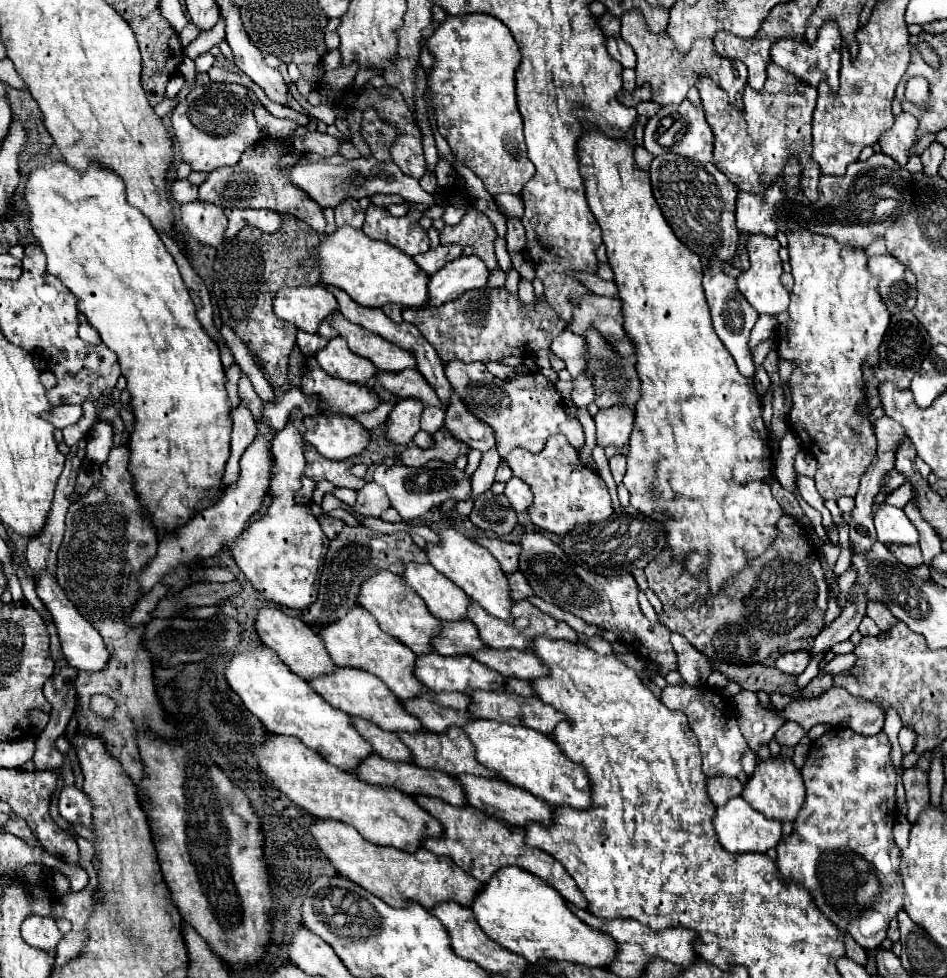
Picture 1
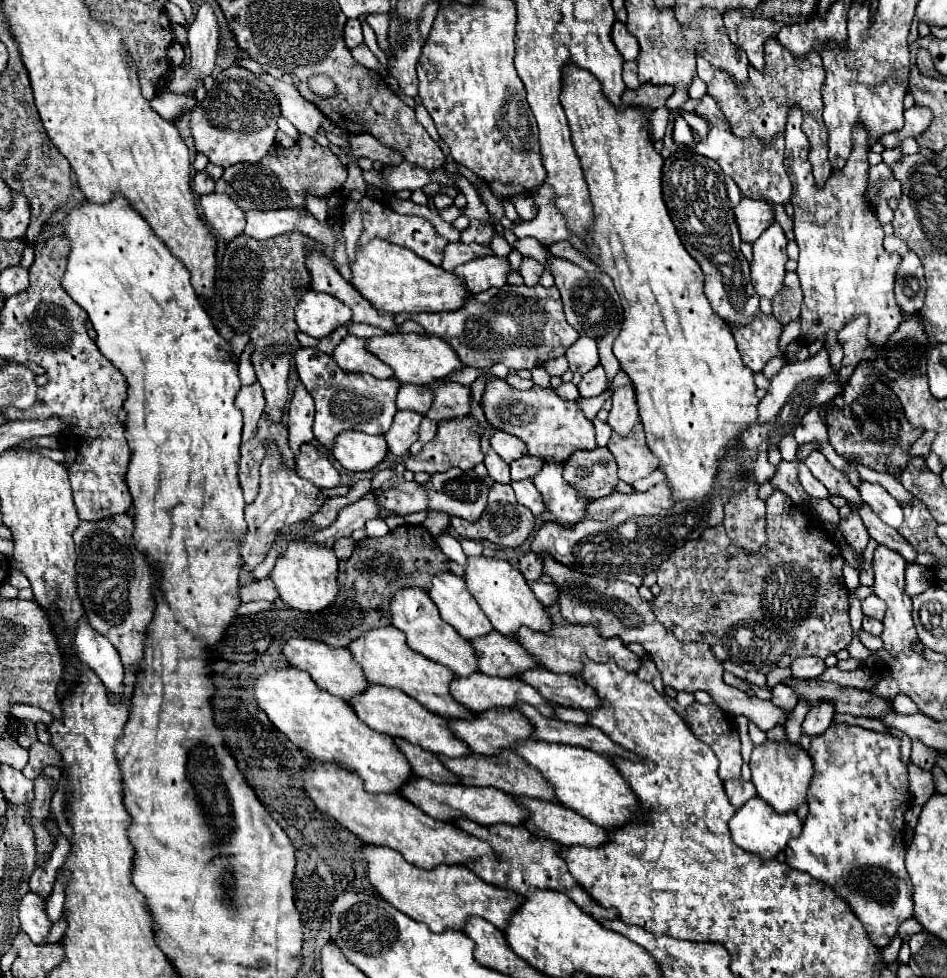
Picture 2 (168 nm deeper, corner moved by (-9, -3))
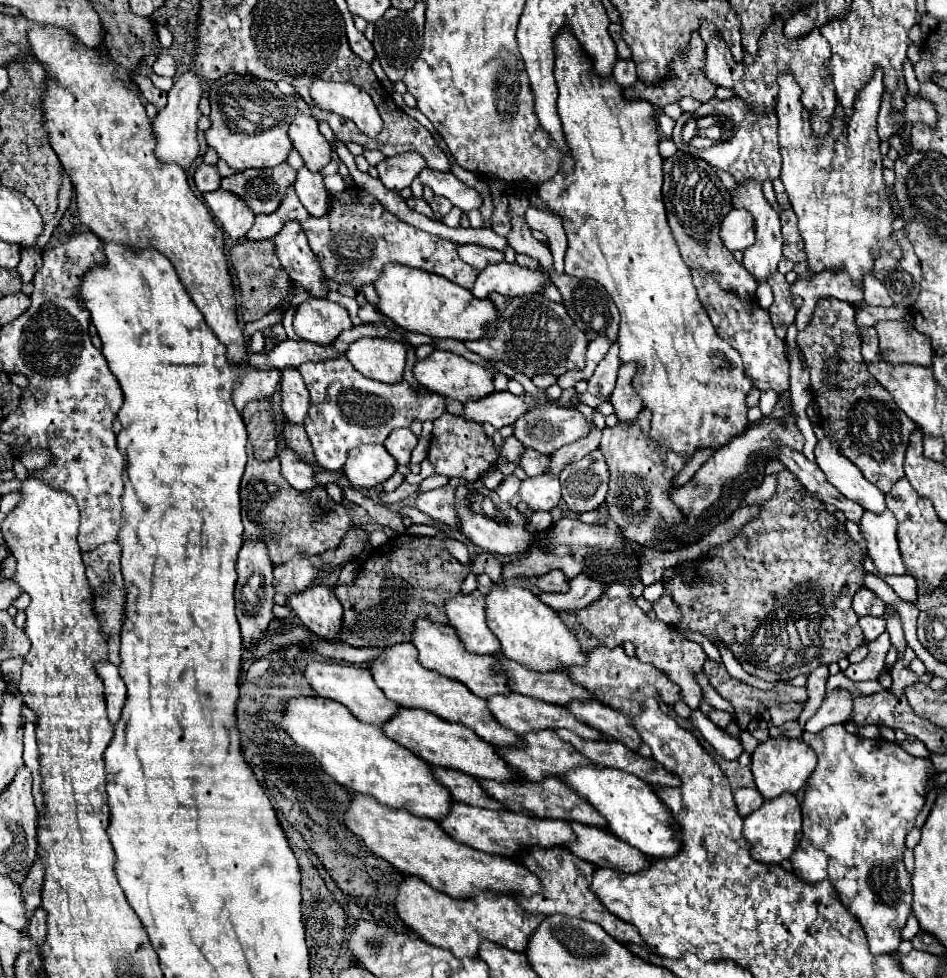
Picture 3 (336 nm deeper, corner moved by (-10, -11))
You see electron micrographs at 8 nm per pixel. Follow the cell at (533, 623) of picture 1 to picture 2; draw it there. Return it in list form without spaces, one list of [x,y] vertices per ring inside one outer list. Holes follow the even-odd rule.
[[[553,624],[553,628],[549,632],[535,632],[531,628],[521,626],[515,632],[513,640],[517,640],[539,664],[543,664],[543,668],[547,668],[555,674],[565,672],[565,674],[571,674],[571,676],[579,676],[581,656],[587,656],[593,662],[613,660],[617,666],[625,668],[627,672],[637,672],[637,668],[641,666],[641,660],[631,650],[627,650],[619,638],[603,638],[603,636],[599,636],[599,632],[595,632],[595,626],[585,626],[585,624],[559,626],[559,624]]]

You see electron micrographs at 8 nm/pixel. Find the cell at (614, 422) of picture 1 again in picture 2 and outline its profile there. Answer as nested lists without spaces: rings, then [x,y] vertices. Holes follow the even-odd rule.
[[[619,372],[619,376],[613,380],[613,408],[609,410],[607,424],[619,436],[629,436],[639,424],[635,388],[625,372]]]

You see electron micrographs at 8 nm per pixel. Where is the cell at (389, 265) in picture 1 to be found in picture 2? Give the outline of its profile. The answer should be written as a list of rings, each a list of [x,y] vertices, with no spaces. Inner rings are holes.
[[[379,238],[357,248],[355,260],[351,262],[351,276],[353,288],[369,300],[373,308],[387,314],[455,310],[461,308],[469,296],[469,292],[463,292],[463,284],[455,280],[453,272],[445,272],[419,258],[415,252]]]

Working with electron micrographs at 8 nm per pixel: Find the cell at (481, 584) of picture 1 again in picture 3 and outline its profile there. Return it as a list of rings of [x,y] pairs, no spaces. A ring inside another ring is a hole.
[[[514,584],[492,586],[486,596],[486,614],[488,626],[500,640],[506,658],[516,660],[534,672],[560,672],[574,666],[586,666],[586,652],[580,648],[576,636],[552,608],[530,590]]]

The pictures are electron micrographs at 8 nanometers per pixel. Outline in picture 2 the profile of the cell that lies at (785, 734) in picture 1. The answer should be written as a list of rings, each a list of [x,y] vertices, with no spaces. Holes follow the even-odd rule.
[[[817,704],[815,708],[811,708],[803,720],[803,732],[809,736],[819,736],[823,734],[831,722],[833,722],[833,714],[835,710],[831,708],[831,704]]]

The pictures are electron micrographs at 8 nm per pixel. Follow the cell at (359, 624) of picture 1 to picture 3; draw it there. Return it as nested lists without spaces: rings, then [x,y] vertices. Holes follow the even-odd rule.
[[[410,642],[394,644],[394,646],[386,648],[380,658],[370,662],[370,672],[372,672],[378,688],[386,692],[386,698],[398,702],[404,708],[420,708],[420,710],[432,712],[432,714],[436,714],[448,722],[460,722],[460,724],[472,728],[484,742],[490,742],[494,746],[510,746],[510,744],[514,748],[522,746],[522,738],[516,732],[512,732],[512,730],[508,730],[496,722],[496,718],[488,710],[486,700],[474,696],[458,680],[446,678],[434,670],[426,670],[418,662],[416,646]]]

